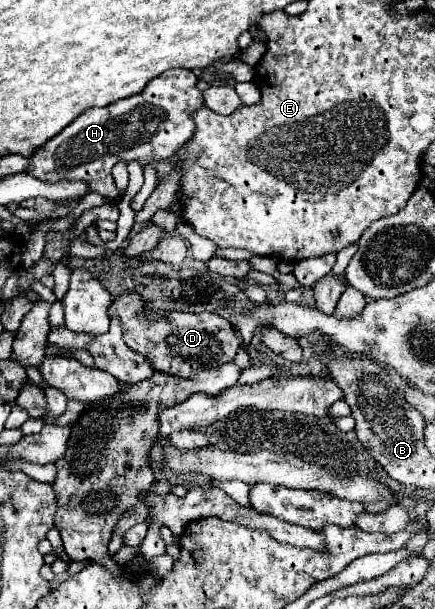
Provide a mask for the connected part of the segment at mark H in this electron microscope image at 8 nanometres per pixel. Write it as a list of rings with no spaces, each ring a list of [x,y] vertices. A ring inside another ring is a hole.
[[[168,70],[162,76],[150,80],[144,88],[144,92],[118,100],[104,108],[90,108],[82,116],[78,116],[70,126],[66,126],[60,134],[50,138],[44,146],[40,146],[28,160],[30,166],[26,168],[28,174],[32,174],[38,180],[46,180],[50,184],[62,182],[62,180],[82,180],[88,186],[88,192],[98,192],[108,200],[120,200],[126,192],[118,190],[112,178],[112,168],[118,162],[140,162],[142,168],[150,162],[164,160],[172,156],[190,136],[194,134],[194,122],[190,120],[192,112],[196,112],[200,106],[204,106],[202,92],[196,86],[196,76],[192,70]]]

